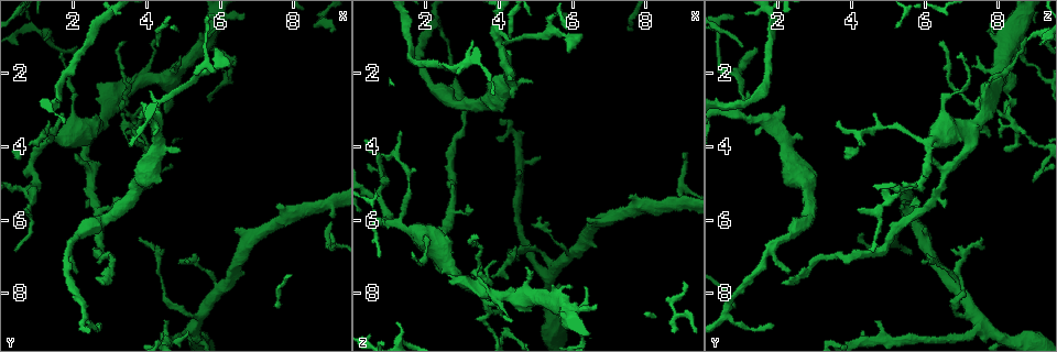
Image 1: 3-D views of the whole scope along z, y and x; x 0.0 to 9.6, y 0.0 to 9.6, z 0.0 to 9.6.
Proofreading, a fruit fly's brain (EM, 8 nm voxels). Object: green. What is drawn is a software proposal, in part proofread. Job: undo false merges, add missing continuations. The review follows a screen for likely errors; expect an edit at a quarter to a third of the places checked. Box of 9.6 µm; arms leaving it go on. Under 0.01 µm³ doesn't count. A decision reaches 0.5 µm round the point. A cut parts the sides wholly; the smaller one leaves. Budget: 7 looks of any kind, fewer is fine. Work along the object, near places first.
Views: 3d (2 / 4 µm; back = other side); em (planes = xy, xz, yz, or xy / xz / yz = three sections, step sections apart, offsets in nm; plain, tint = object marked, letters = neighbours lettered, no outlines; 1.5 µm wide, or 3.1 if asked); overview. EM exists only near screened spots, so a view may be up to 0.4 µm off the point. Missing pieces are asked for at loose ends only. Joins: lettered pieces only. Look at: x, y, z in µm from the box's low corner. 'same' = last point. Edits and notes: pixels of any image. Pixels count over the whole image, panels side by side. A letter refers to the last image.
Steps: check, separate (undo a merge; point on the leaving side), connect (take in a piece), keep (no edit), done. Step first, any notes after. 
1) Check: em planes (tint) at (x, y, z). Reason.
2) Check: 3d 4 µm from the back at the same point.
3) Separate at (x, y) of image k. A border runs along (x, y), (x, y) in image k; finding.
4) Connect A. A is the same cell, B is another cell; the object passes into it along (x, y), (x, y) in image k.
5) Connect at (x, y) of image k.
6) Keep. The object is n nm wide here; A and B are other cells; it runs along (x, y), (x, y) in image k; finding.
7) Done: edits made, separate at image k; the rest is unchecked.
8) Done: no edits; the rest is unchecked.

Check: em xz step 8 (letters) at (5.95, 1.35, 1.40). An open end.

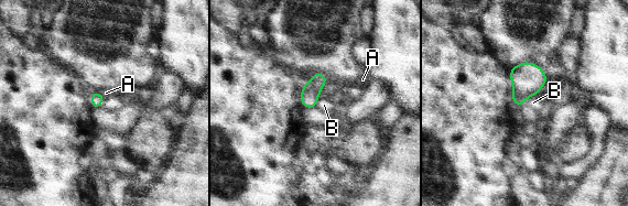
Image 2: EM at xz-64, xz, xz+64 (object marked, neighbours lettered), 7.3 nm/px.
Check: em planes (letters) at the same point.

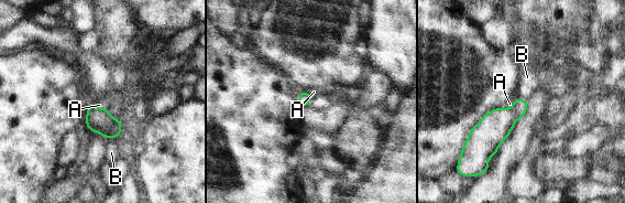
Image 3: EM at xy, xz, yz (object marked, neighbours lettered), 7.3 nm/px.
Keep. The longest contact is with B, 100 nm; A and B are other cells; no lettered piece goes on from it.

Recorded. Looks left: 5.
Check: em planes (letters) at (4.40, 1.05, 8.80). Tapers out.

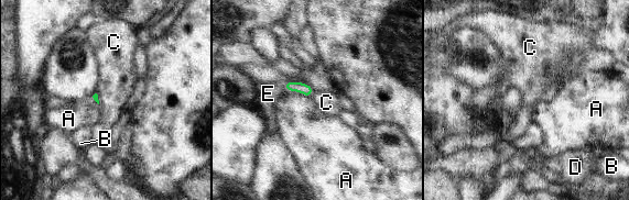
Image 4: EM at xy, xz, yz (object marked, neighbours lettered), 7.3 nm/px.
Keep. A, B, C, D and E are other cells; a border runs along (313, 91), (310, 97) in image 4; none of them fits.

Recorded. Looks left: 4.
Check: em planes (letters) at (8.95, 0.90, 7.65). Thin end.

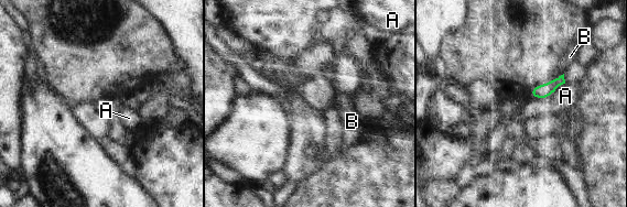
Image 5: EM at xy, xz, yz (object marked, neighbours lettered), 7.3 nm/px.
Keep. The longest contact is with A, 260 nm; A and B are other cells; no lettered piece goes on from it.

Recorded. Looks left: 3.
Done: no edits; the rest is unchecked.

